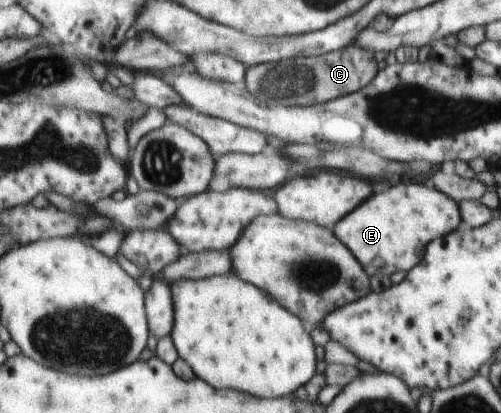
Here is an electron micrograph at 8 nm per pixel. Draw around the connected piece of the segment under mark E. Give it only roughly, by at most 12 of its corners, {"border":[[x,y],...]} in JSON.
{"border":[[397,184],[331,230],[371,276],[415,266],[459,212]]}

